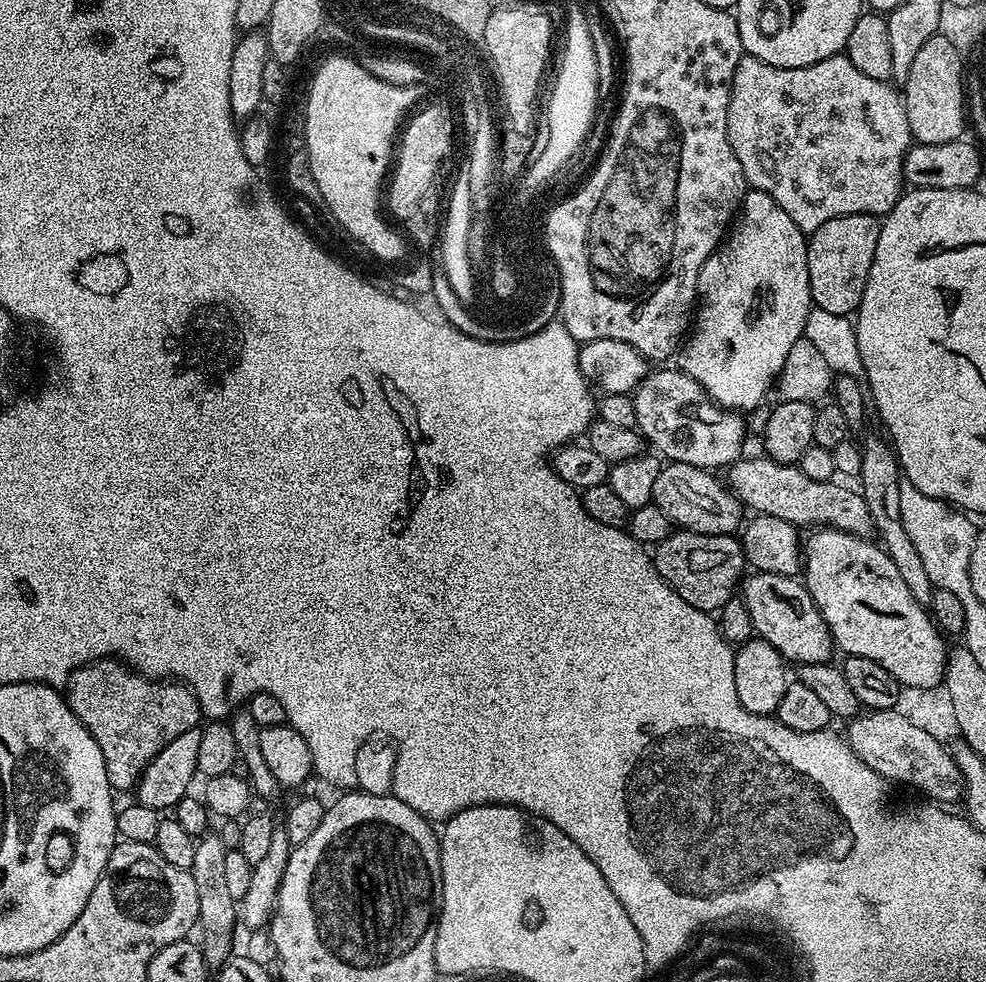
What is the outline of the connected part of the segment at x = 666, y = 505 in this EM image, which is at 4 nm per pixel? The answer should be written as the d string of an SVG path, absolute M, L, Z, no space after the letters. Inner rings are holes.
M665 463L660 469L658 479L654 481L652 503L658 506L658 510L662 510L662 514L666 514L668 521L677 529L707 536L731 536L745 523L746 509L727 483L721 477L719 480L716 476L719 475L715 471L705 470L698 466Z

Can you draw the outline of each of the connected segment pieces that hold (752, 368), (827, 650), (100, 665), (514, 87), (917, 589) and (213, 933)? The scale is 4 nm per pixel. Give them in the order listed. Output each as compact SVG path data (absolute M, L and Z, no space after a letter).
M755 190L745 192L738 219L731 225L720 247L702 266L698 292L701 312L695 313L694 323L679 349L679 371L694 378L694 382L698 382L708 397L722 408L745 410L758 407L764 395L773 391L790 348L803 337L807 314L813 307L806 233L790 214L786 214L786 210L782 210L782 206L778 206L778 202L774 202L774 198L770 198L770 194Z
M753 571L742 580L742 598L750 610L753 633L770 642L785 661L801 664L826 664L833 659L832 635L807 587L799 579L782 574Z
M115 658L94 660L91 664L73 670L68 676L66 699L78 722L82 722L82 726L86 726L90 734L94 734L94 742L98 742L98 750L102 750L102 762L106 762L106 778L117 793L124 792L127 788L128 791L135 789L140 775L156 757L158 750L162 750L166 742L174 742L178 734L186 734L186 730L197 727L202 720L200 703L187 684L141 676Z
M500 8L492 10L486 22L485 44L492 45L494 62L500 68L502 90L508 95L510 118L518 130L530 130L536 124L536 95L540 79L552 52L552 20L540 8Z
M883 435L880 436L866 437L864 445L860 448L860 484L858 483L858 488L864 493L872 525L878 536L880 532L879 543L894 562L894 566L898 566L898 574L902 582L910 586L910 594L914 594L919 604L928 606L932 602L934 585L930 582L930 574L926 574L926 566L914 547L914 542L910 542L910 534L906 534L906 526L902 526L902 506L898 506L898 490L902 479L900 462L896 458L896 449Z
M205 834L197 839L194 862L190 869L194 878L194 886L198 886L198 906L200 907L198 932L204 935L202 951L205 962L210 966L223 964L234 952L232 931L236 928L236 920L238 924L238 901L230 898L228 887L226 887L224 873L228 851L222 844L222 838L218 838L214 834Z

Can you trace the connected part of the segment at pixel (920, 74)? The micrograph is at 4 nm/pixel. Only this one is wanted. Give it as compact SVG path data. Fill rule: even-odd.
M941 34L934 35L922 46L911 63L909 77L902 83L902 99L912 138L918 144L954 142L965 135L966 71L965 57Z

